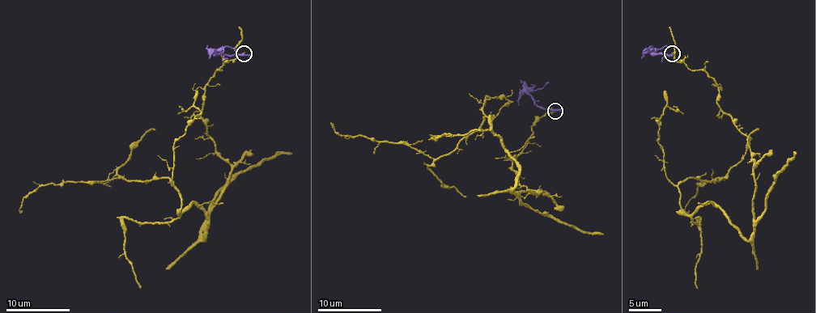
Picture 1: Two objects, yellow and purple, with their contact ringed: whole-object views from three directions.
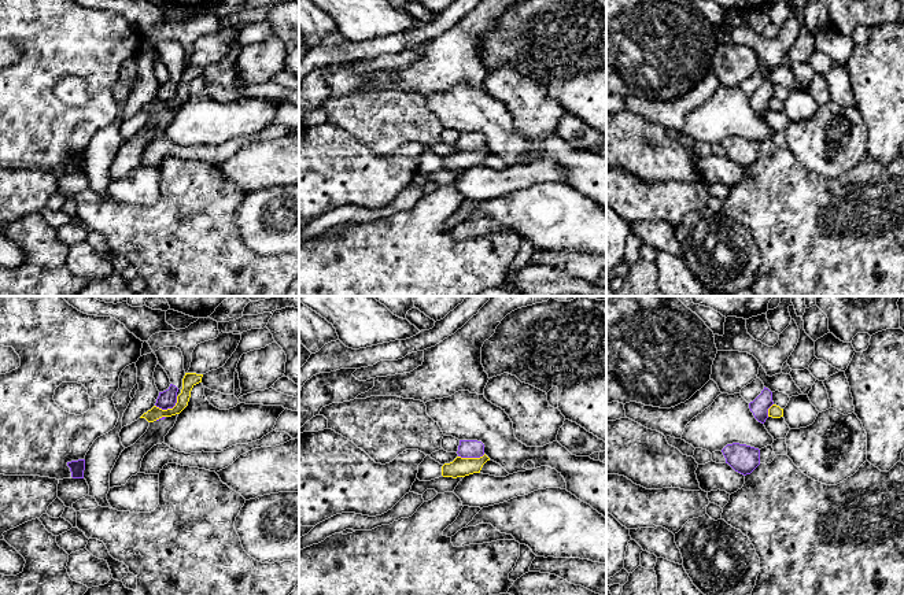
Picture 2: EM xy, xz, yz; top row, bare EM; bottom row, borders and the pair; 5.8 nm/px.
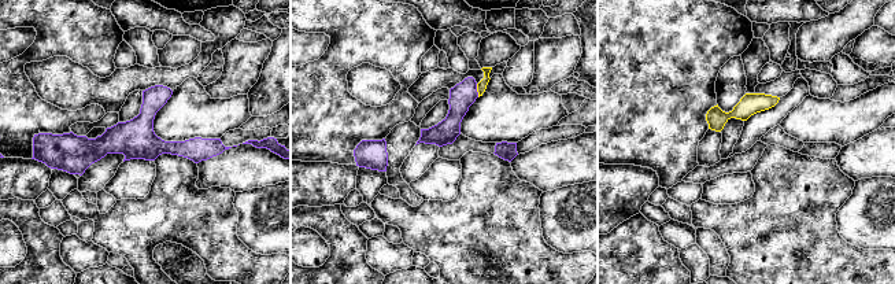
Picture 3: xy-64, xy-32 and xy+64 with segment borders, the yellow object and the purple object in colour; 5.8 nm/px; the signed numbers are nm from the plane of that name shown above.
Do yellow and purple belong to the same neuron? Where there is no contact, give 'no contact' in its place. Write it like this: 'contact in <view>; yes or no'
contact in xy; no

